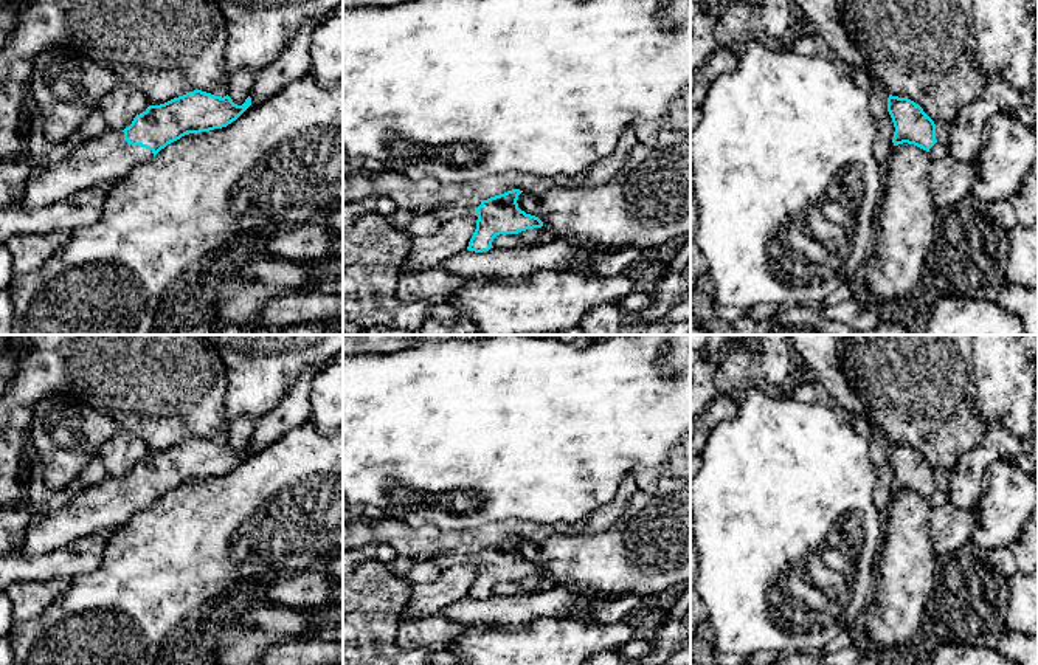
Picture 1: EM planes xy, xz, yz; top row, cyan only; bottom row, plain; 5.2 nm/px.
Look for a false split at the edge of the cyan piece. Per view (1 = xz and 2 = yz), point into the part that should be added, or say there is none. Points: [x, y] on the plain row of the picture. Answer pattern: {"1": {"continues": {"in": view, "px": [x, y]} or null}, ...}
{"1": {"continues": {"in": "xz", "px": [464, 555]}}, "2": {"continues": null}}

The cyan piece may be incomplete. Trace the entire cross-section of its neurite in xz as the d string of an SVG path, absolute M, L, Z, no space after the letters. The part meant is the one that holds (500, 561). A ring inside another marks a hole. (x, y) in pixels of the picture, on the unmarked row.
M512 536L487 547L462 544L450 550L434 550L427 555L439 570L453 566L473 566L476 577L467 597L475 600L489 598L500 581L518 581L526 577L541 575L543 569L518 555L518 543L523 538Z

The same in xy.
M202 437L149 453L124 477L107 477L79 488L67 505L47 513L42 522L29 521L23 543L14 553L42 555L98 530L116 530L168 491L188 481L227 474L250 453L250 443L237 453L228 442L220 445Z

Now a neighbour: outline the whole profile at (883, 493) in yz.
M875 436L870 440L870 460L877 470L877 484L874 487L874 502L877 508L883 513L889 508L892 498L894 498L894 470L887 459L887 445L889 442L884 440L881 436Z

